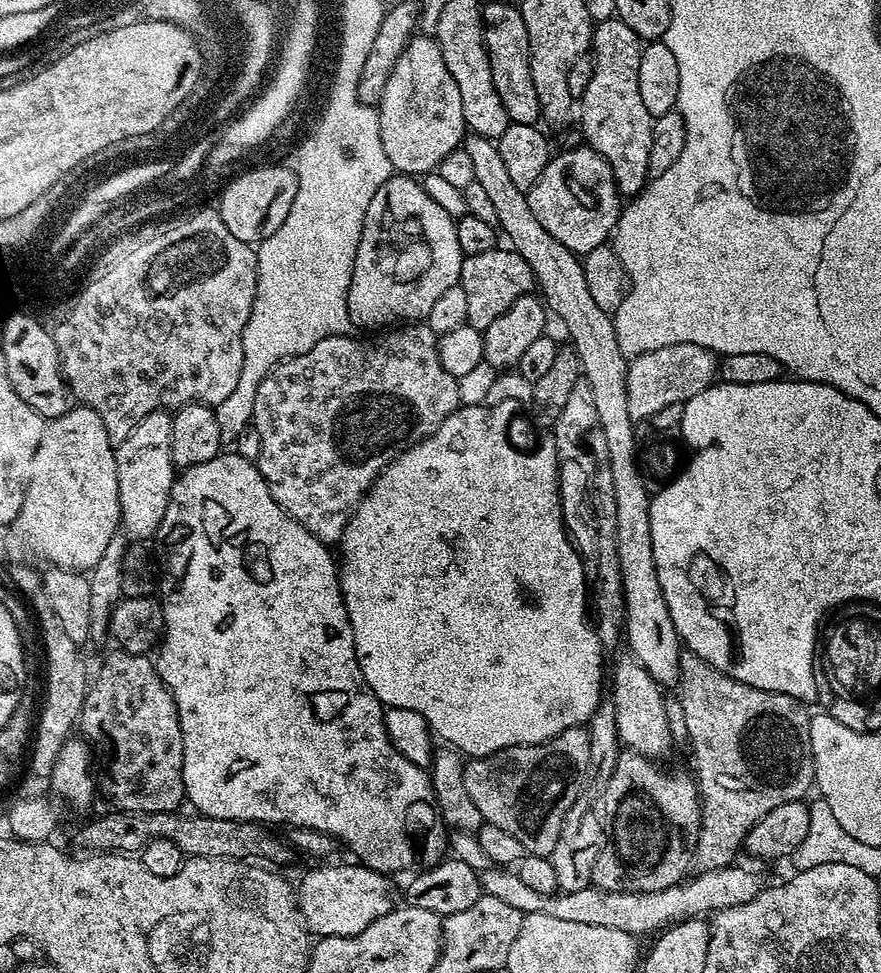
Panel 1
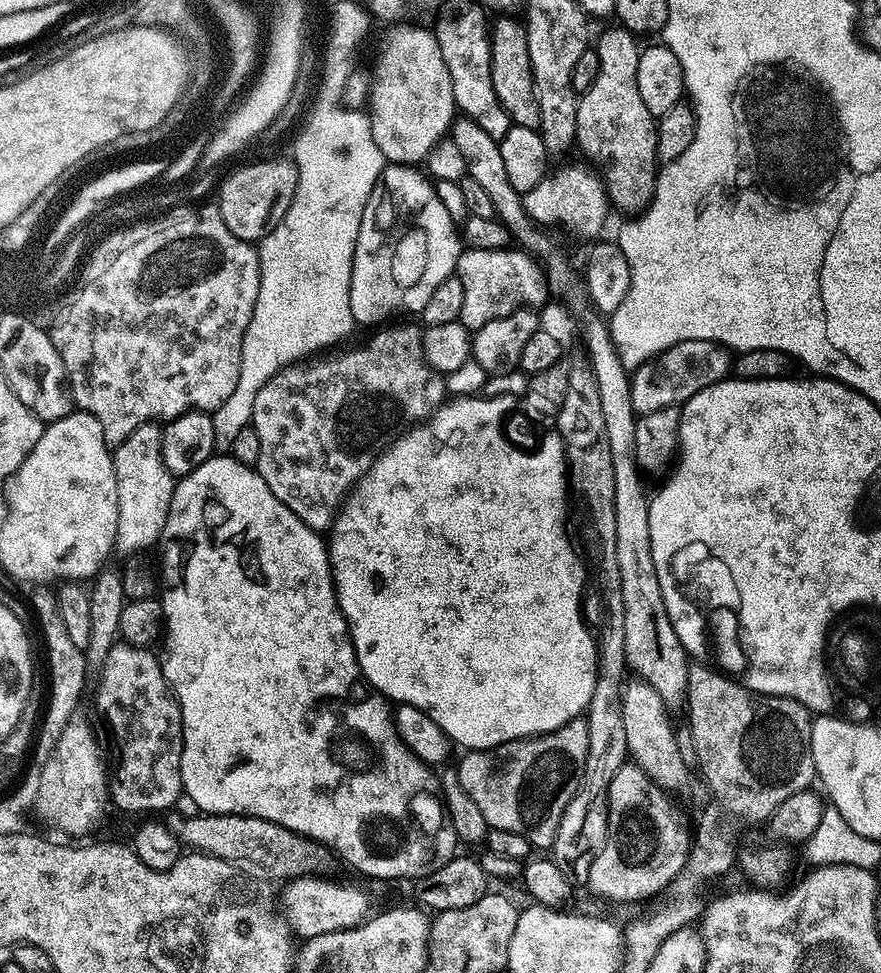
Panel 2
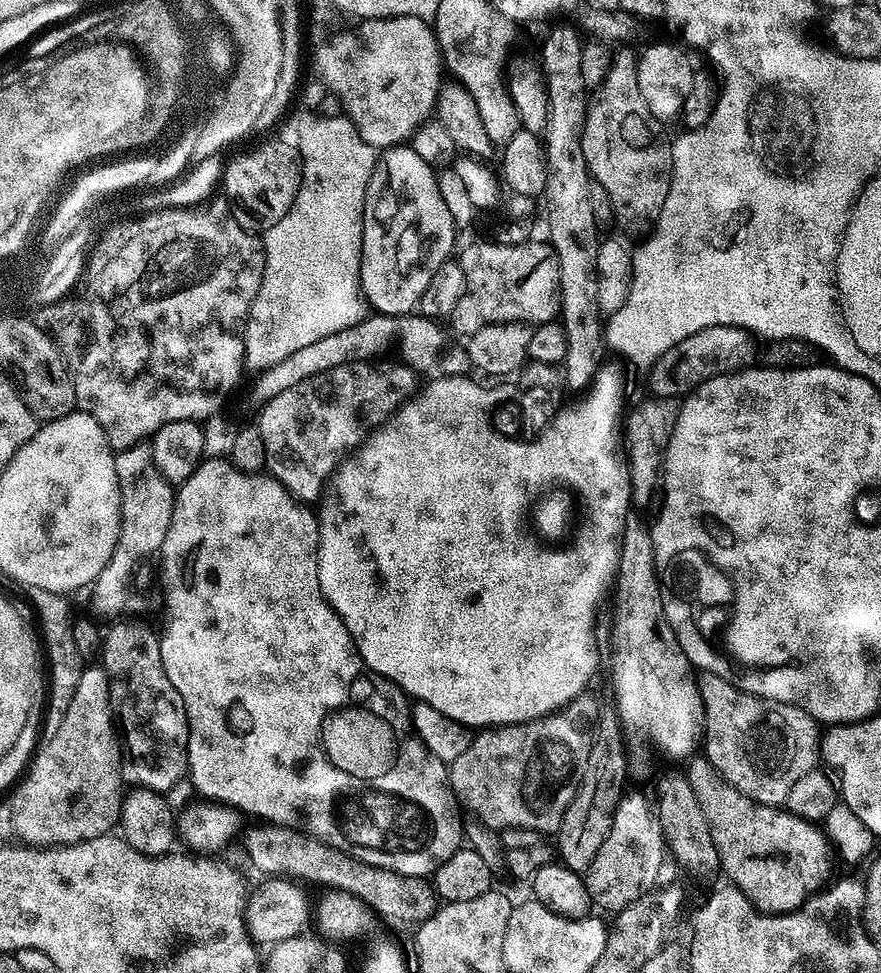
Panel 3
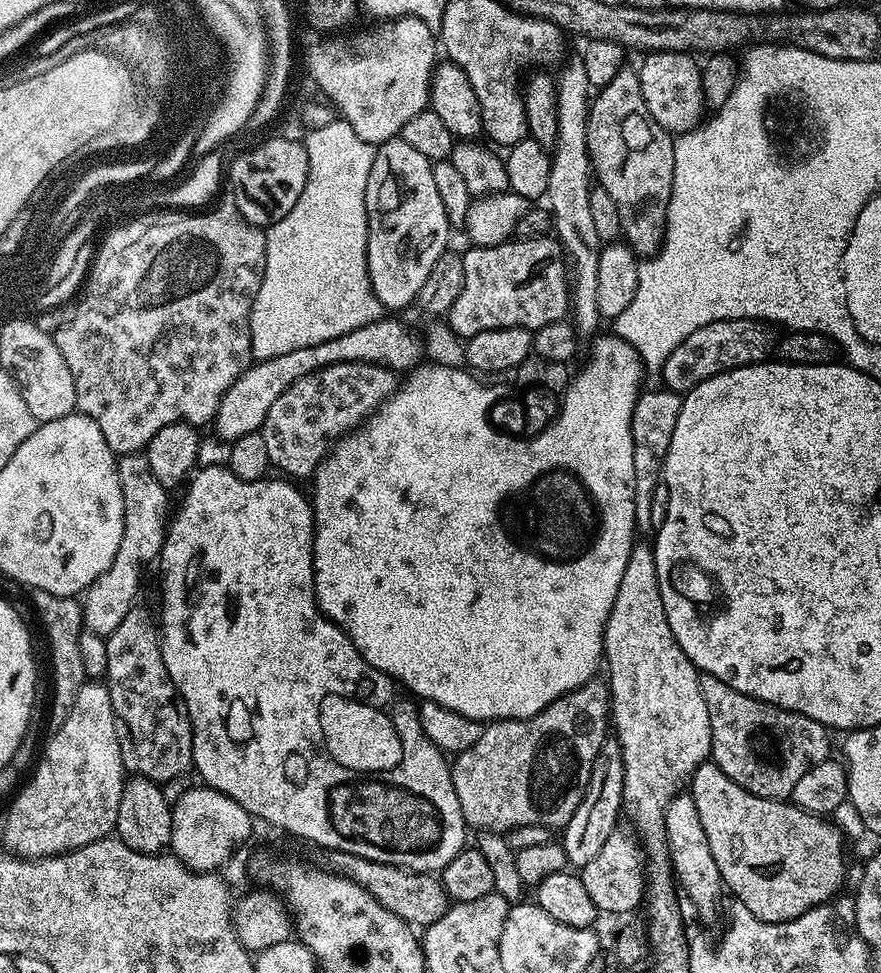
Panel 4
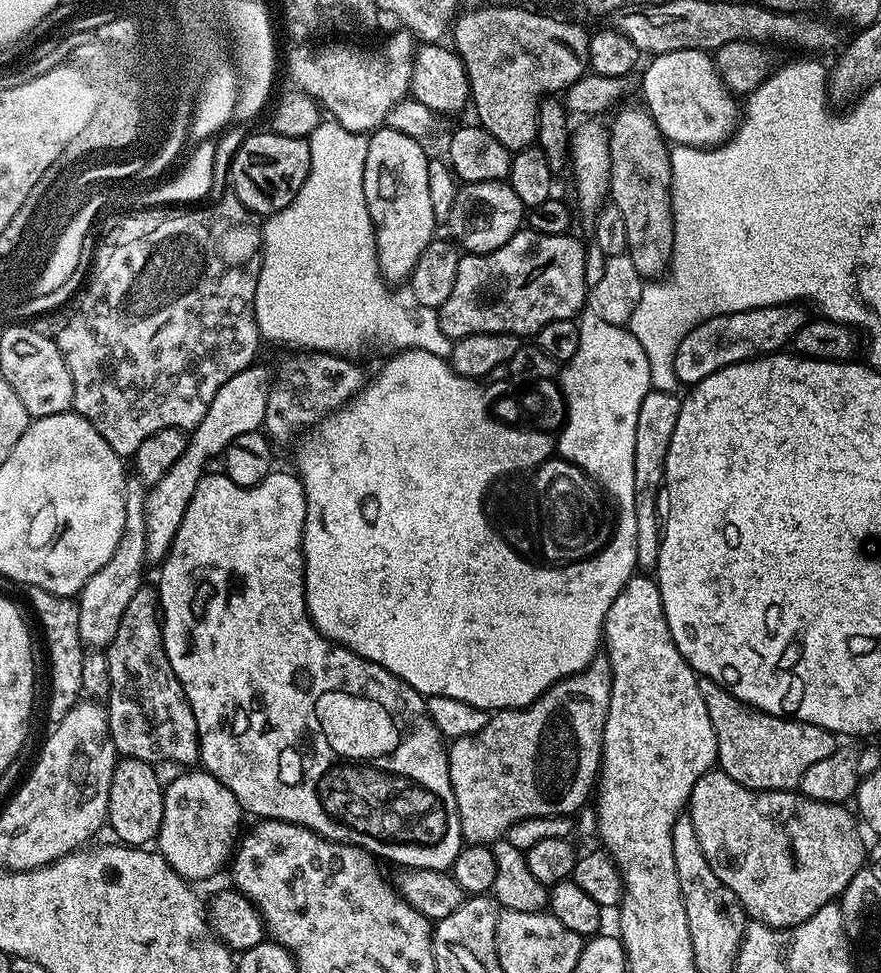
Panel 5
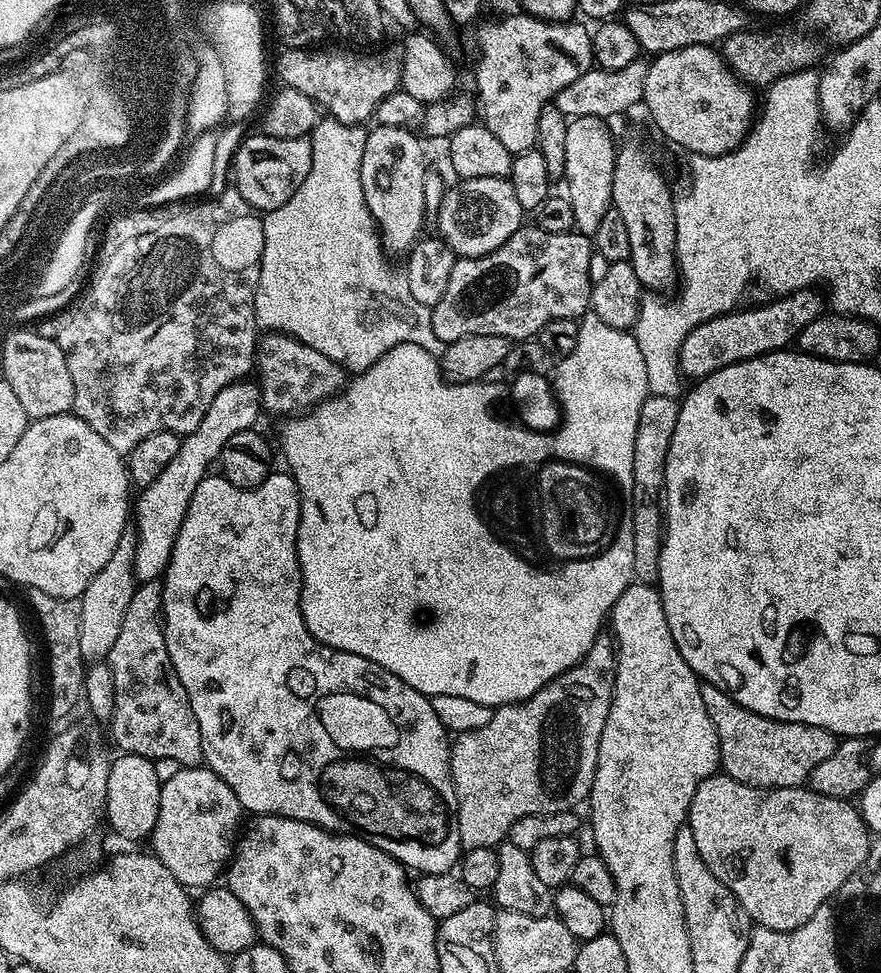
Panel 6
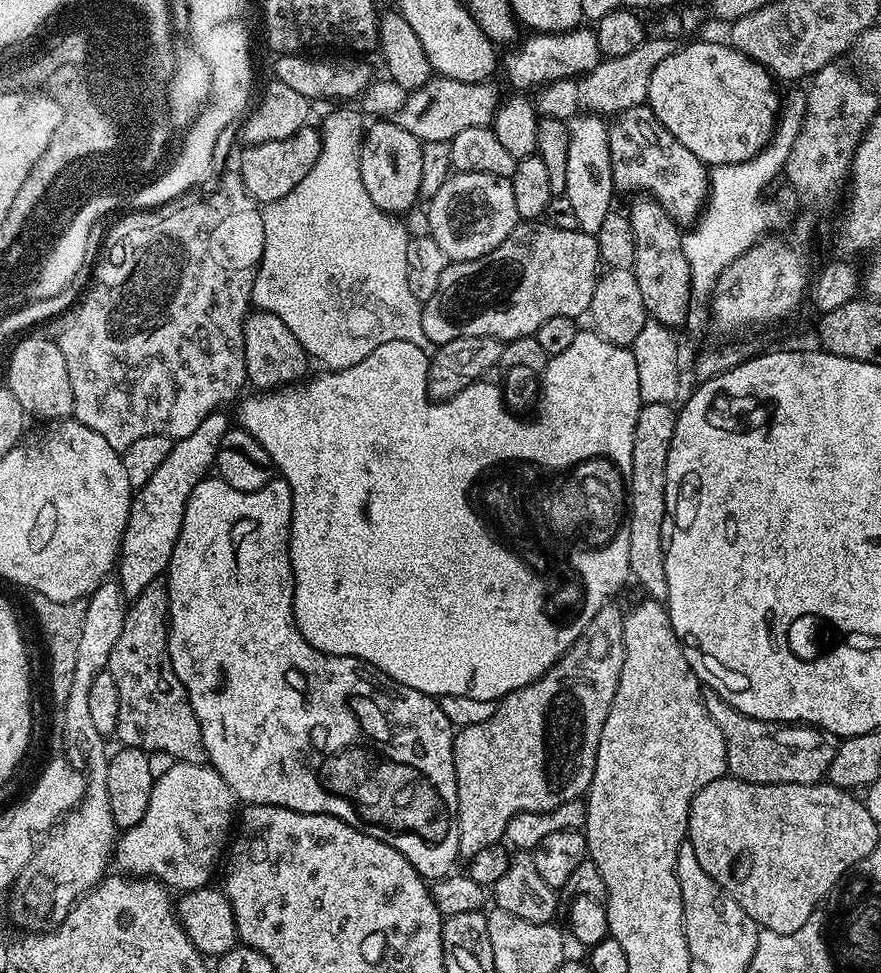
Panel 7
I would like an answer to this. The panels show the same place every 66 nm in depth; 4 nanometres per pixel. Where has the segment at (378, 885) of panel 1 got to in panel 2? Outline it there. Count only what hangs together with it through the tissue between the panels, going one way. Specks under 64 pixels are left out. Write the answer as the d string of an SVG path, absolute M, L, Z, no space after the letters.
M304 876L283 885L282 919L297 937L300 935L300 938L307 938L327 932L341 932L344 928L354 928L364 923L369 915L367 894L350 884L335 884L334 881L336 880L332 878Z

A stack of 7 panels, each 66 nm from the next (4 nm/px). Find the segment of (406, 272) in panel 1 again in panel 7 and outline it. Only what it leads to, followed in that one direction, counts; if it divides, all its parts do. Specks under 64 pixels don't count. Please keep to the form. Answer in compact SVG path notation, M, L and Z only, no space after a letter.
M388 118L369 123L360 143L360 169L362 186L366 186L366 194L370 194L374 206L389 214L407 214L415 209L421 199L422 160L423 147L414 134Z

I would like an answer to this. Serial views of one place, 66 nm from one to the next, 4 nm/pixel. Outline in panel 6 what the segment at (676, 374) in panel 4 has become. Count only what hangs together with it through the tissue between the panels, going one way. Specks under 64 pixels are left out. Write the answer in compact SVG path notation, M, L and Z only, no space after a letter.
M815 287L800 288L797 292L789 292L787 296L769 299L769 304L760 304L757 308L741 307L725 312L722 316L703 320L694 326L694 330L690 330L690 334L686 334L682 342L679 371L691 378L703 378L719 368L735 364L737 360L749 360L755 356L764 356L767 352L787 349L791 345L788 343L791 340L793 343L803 328L825 315L825 297L823 300L816 292L819 291Z

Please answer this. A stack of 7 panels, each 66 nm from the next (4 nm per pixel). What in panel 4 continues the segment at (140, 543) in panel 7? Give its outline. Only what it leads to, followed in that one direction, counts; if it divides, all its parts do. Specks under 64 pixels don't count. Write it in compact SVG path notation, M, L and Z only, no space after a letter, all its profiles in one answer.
M381 318L350 334L342 334L330 342L318 342L318 346L302 346L302 350L290 350L290 354L278 354L269 360L256 360L249 363L242 375L236 379L220 399L220 405L214 417L215 435L225 442L242 438L242 434L258 432L264 424L270 406L278 402L280 395L294 382L306 380L319 368L335 364L378 364L393 370L411 370L426 356L426 344L416 332L411 332L404 324L396 320Z

